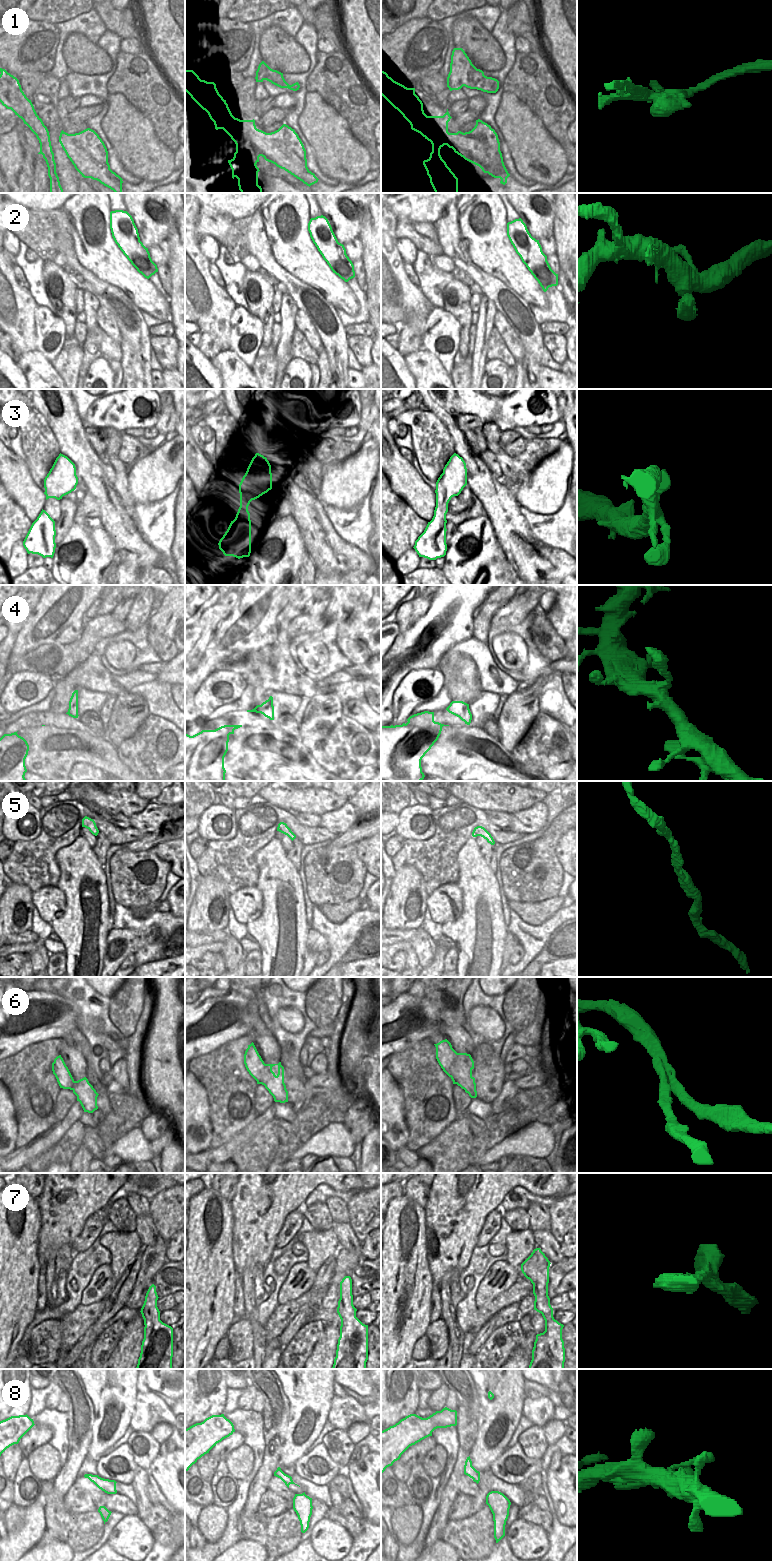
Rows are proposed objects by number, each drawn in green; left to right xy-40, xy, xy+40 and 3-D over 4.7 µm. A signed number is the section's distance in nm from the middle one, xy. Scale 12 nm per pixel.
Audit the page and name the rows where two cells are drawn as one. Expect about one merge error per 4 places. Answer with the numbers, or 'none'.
1, 6

